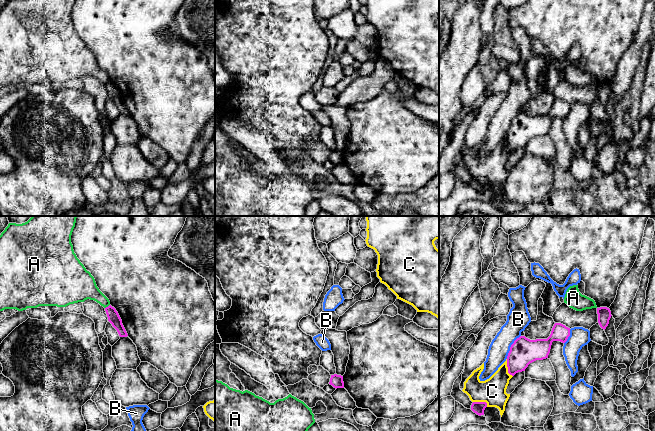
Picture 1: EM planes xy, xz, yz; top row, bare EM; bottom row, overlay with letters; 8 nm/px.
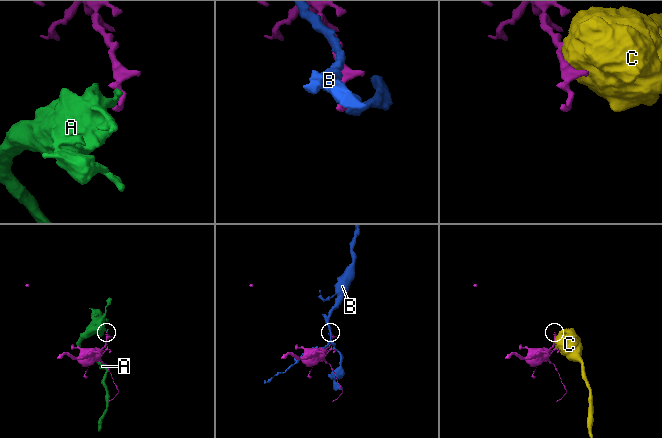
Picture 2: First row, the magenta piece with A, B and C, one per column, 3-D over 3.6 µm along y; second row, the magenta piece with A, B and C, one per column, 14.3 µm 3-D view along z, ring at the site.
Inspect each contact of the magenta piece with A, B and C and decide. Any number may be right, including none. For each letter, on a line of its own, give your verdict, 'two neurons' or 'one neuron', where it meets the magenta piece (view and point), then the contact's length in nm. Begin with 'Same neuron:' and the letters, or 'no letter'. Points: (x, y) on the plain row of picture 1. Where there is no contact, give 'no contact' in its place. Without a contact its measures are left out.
Same neuron: no letter
A: two neurons; contact xy (108, 82); length 50 nm
B: two neurons; contact yz (510, 123); length 220 nm
C: two neurons; contact yz (508, 144); length 150 nm

